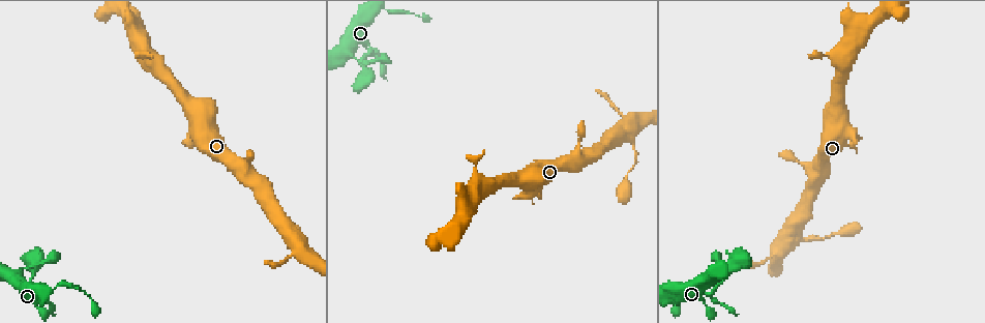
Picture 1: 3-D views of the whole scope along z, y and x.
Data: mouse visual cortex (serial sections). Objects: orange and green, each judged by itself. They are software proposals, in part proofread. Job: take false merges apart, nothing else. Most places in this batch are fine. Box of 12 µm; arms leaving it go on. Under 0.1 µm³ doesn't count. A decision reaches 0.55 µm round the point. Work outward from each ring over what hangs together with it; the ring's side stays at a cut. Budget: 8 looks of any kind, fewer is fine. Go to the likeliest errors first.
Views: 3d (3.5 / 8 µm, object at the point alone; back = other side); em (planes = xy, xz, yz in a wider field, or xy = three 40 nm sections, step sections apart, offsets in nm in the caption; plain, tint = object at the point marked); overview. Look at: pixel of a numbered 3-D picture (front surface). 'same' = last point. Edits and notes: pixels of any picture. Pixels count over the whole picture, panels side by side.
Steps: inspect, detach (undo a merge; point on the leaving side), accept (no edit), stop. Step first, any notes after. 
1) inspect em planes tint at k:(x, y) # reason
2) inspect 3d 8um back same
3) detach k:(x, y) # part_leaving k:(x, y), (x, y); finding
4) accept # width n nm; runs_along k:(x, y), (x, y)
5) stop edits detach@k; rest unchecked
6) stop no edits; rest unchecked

inspect 3d 3.5um at 1:(849, 133) # sharp bend

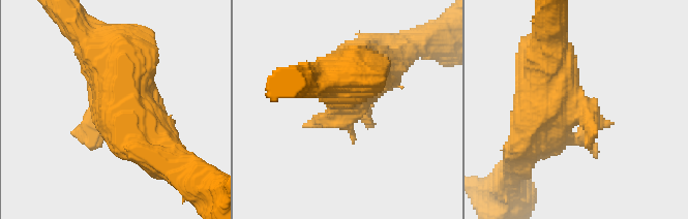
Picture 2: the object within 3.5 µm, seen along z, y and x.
inspect em xy step 2 tint at 2:(574, 107) # need the tissue

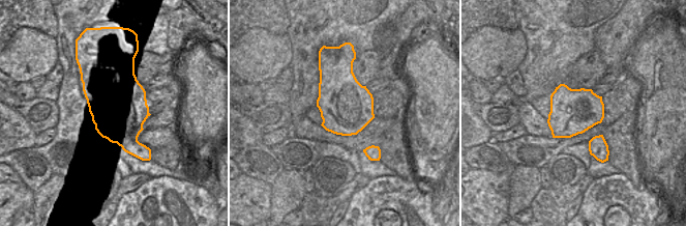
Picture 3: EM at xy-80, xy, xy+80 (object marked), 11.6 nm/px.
accept # runs_along 2:(378, 68), (304, 124); all the same cell

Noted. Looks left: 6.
inspect 3d 3.5um back at 1:(708, 276) # sharp bend

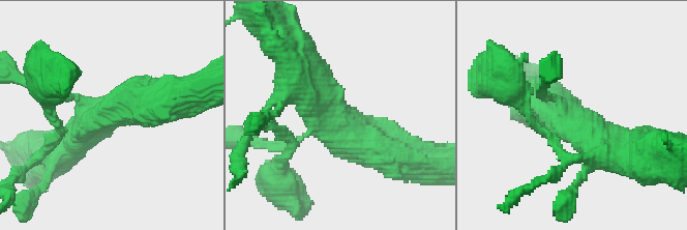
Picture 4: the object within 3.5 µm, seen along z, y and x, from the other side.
inspect em xy step 1 plain at 4:(567, 114) # need the tissue

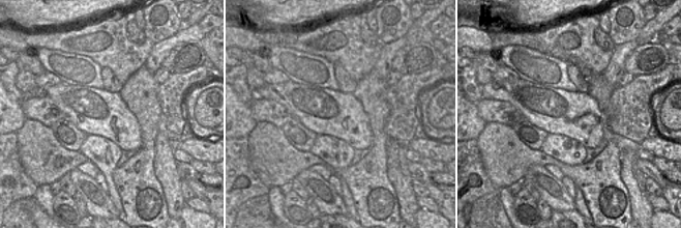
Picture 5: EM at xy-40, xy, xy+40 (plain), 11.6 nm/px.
inspect em xy step 1 tint same # with the object marked

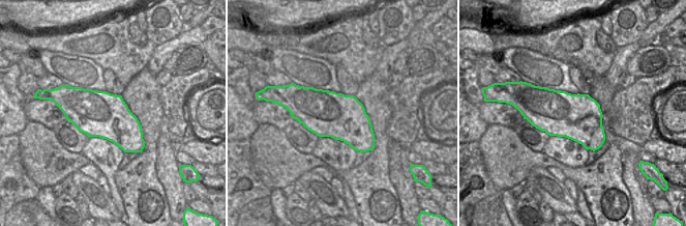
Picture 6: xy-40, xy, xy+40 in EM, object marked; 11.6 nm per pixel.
accept # runs_along 4:(60, 159), (140, 82); one cell here

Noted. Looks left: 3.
inspect 3d 3.5um at 1:(481, 187)

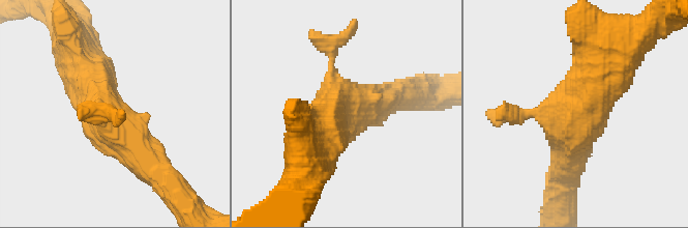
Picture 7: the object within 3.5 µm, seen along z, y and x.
accept # runs_along 7:(161, 177), (100, 113), (85, 72); continuous, no second cell

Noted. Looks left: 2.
inspect 3d 3.5um at 1:(569, 164) # branch point

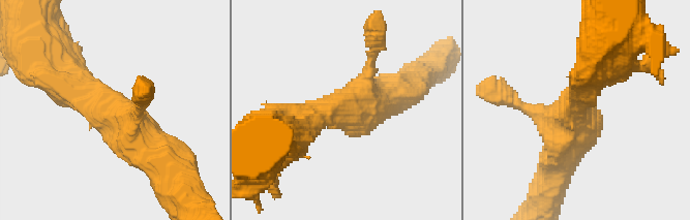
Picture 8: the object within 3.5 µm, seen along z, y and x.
inspect em xy step 3 tint at 8:(346, 110) # need the tissue

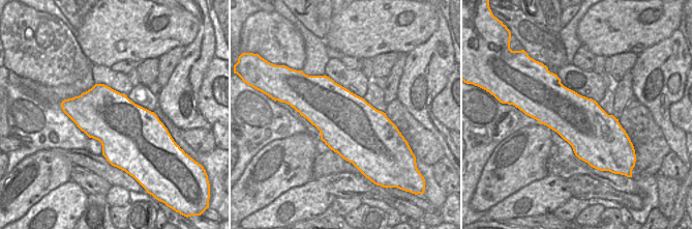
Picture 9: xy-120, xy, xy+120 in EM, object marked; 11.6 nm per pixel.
accept # runs_along 8:(78, 90), (122, 119), (179, 179); continuous, no second cell

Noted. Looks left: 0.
stop no edits; rest unchecked

